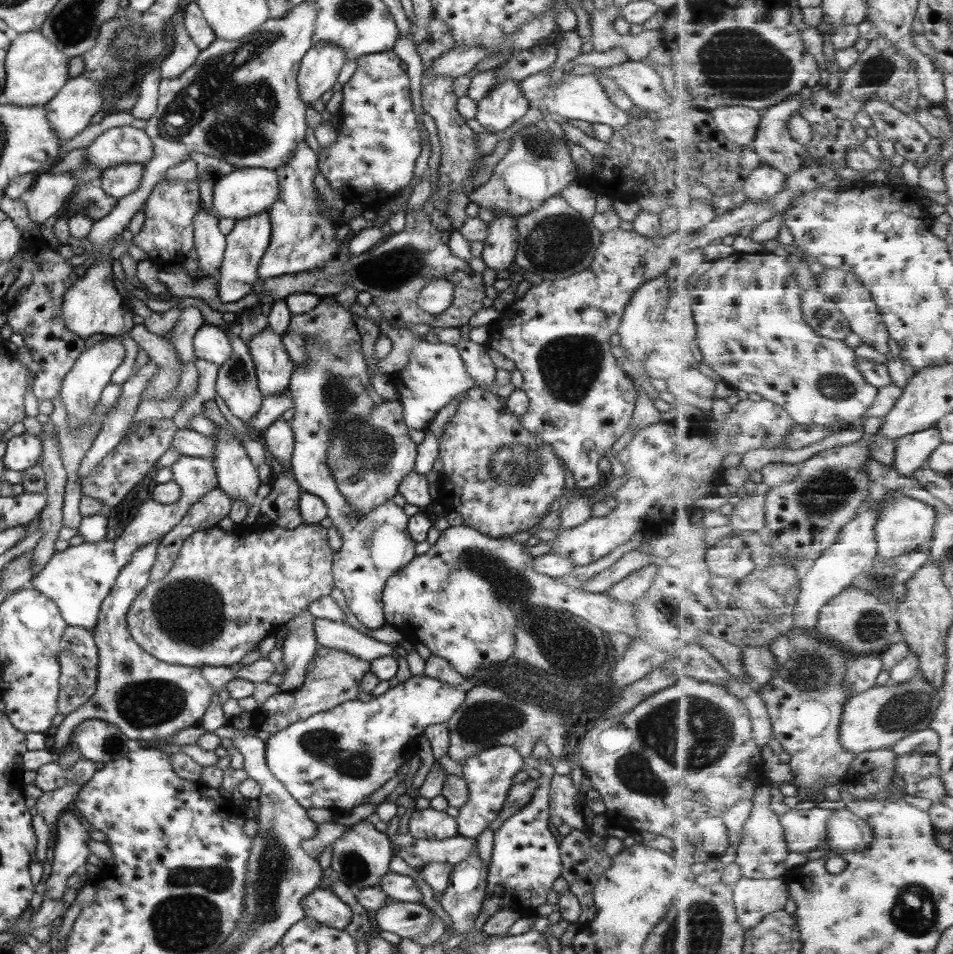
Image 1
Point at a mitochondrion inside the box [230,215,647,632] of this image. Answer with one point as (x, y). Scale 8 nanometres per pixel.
(568, 365)

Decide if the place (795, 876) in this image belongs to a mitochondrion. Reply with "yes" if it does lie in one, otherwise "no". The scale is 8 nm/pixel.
no

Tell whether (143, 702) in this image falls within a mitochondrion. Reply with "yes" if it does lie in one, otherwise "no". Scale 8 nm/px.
yes

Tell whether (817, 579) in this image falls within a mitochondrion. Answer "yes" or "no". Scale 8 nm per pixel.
no

